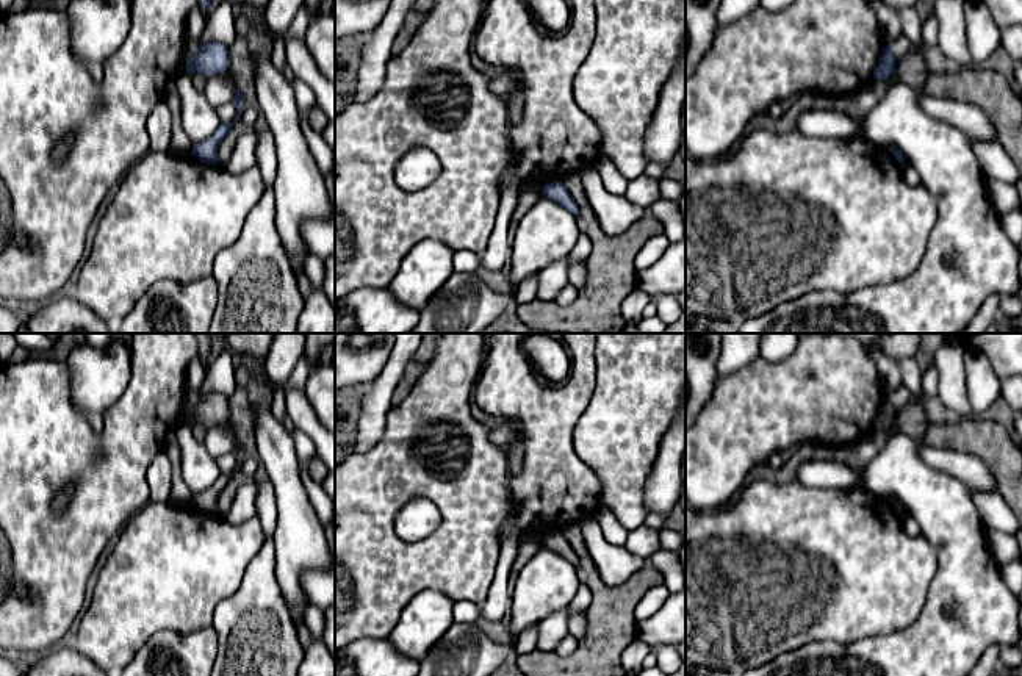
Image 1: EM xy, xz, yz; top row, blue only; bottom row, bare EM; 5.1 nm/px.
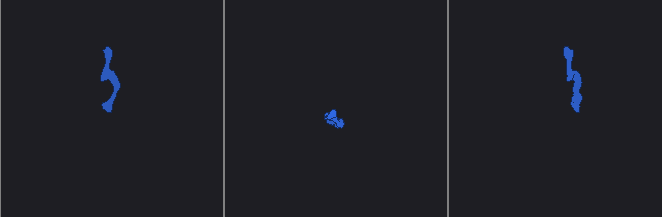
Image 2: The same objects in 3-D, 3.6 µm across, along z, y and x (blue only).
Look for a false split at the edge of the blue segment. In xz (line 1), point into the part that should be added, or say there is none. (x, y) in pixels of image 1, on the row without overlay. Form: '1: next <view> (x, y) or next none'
1: next none

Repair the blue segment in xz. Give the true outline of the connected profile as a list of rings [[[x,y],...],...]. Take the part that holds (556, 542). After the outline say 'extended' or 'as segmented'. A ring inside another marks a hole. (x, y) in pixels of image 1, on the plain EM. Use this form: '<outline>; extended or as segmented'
[[[552,532],[543,537],[542,546],[557,552],[560,557],[563,557],[574,566],[579,563],[578,554],[562,532]]]; as segmented

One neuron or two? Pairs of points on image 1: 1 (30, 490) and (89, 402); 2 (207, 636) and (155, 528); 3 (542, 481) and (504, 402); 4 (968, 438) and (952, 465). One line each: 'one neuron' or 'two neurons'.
1: two neurons
2: two neurons
3: one neuron
4: two neurons

